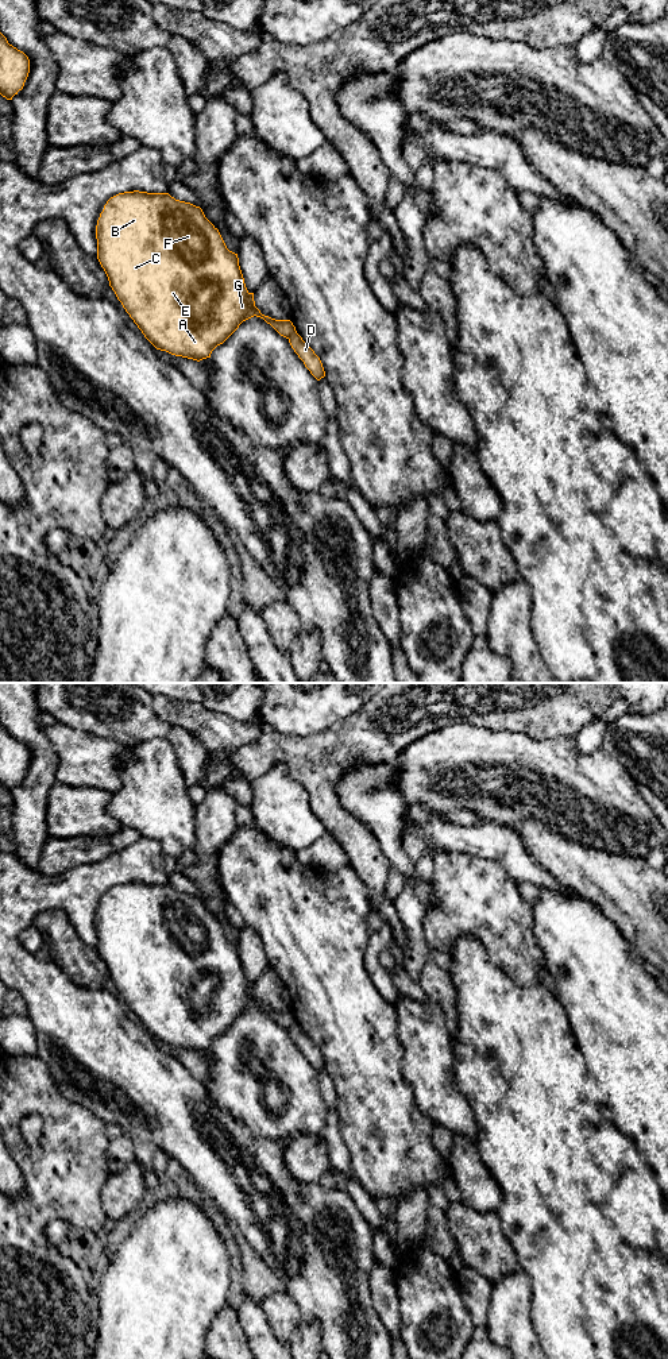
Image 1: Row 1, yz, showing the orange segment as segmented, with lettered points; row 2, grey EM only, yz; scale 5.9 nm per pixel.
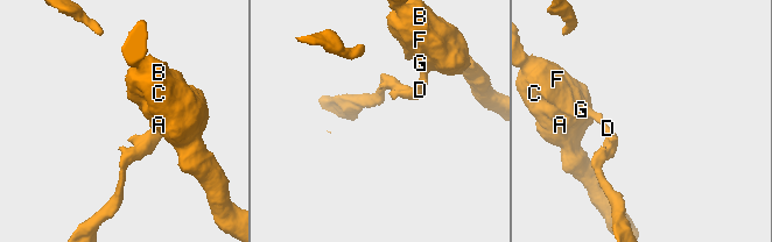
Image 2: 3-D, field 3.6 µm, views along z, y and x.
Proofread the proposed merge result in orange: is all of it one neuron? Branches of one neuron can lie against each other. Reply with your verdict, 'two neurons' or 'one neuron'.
two neurons

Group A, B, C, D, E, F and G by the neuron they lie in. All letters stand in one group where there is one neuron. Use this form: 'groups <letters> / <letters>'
groups A B C E F G / D

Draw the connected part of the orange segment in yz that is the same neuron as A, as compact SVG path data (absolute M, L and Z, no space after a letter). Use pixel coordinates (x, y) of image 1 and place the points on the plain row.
M124 883L111 888L104 896L103 903L97 911L96 916L96 930L97 930L97 950L104 960L109 977L115 982L117 991L121 993L126 1003L142 1022L144 1028L161 1042L166 1042L175 1047L182 1047L193 1051L202 1051L211 1049L212 1042L223 1035L238 1019L239 1016L256 1007L263 1009L270 1015L281 1027L290 1030L296 1023L296 1018L290 1011L275 1011L260 1004L255 997L254 984L250 984L246 978L244 969L239 957L238 945L229 942L219 923L219 920L205 908L202 900L190 893L179 892L171 888L169 884L147 884L147 883Z

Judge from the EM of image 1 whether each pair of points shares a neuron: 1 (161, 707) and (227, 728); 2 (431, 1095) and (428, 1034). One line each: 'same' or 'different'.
1: same
2: same

